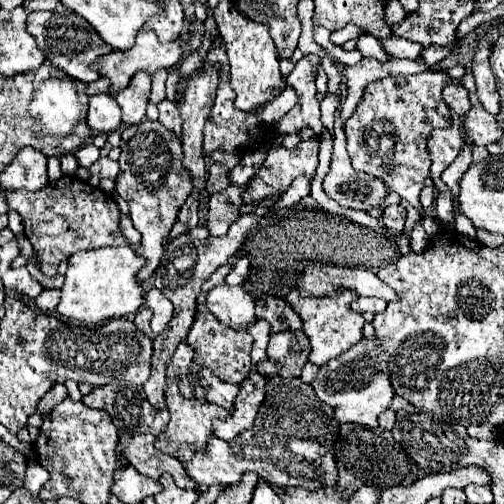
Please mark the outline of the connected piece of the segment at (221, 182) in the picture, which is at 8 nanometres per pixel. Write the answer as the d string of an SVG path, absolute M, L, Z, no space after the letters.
M213 164L211 168L209 168L209 180L207 180L207 190L209 192L219 192L219 190L225 190L227 186L229 186L229 180L227 180L229 176L223 172L223 168L221 168L221 164Z

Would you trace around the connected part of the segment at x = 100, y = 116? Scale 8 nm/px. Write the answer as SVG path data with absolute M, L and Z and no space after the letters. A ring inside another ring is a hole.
M97 94L89 100L87 122L95 134L115 132L121 128L121 108L111 94Z

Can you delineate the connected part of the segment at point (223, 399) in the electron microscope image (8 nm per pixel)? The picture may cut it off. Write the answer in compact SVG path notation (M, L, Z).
M201 368L199 370L199 378L201 378L201 386L209 386L207 388L207 400L213 404L219 404L225 410L233 410L233 402L239 394L239 384L229 384L219 380L209 368Z

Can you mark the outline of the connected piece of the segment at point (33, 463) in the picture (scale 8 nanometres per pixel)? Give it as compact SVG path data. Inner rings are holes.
M29 460L29 466L27 466L27 478L25 478L25 488L31 490L33 496L39 494L41 486L49 480L49 472L37 462L37 460Z

